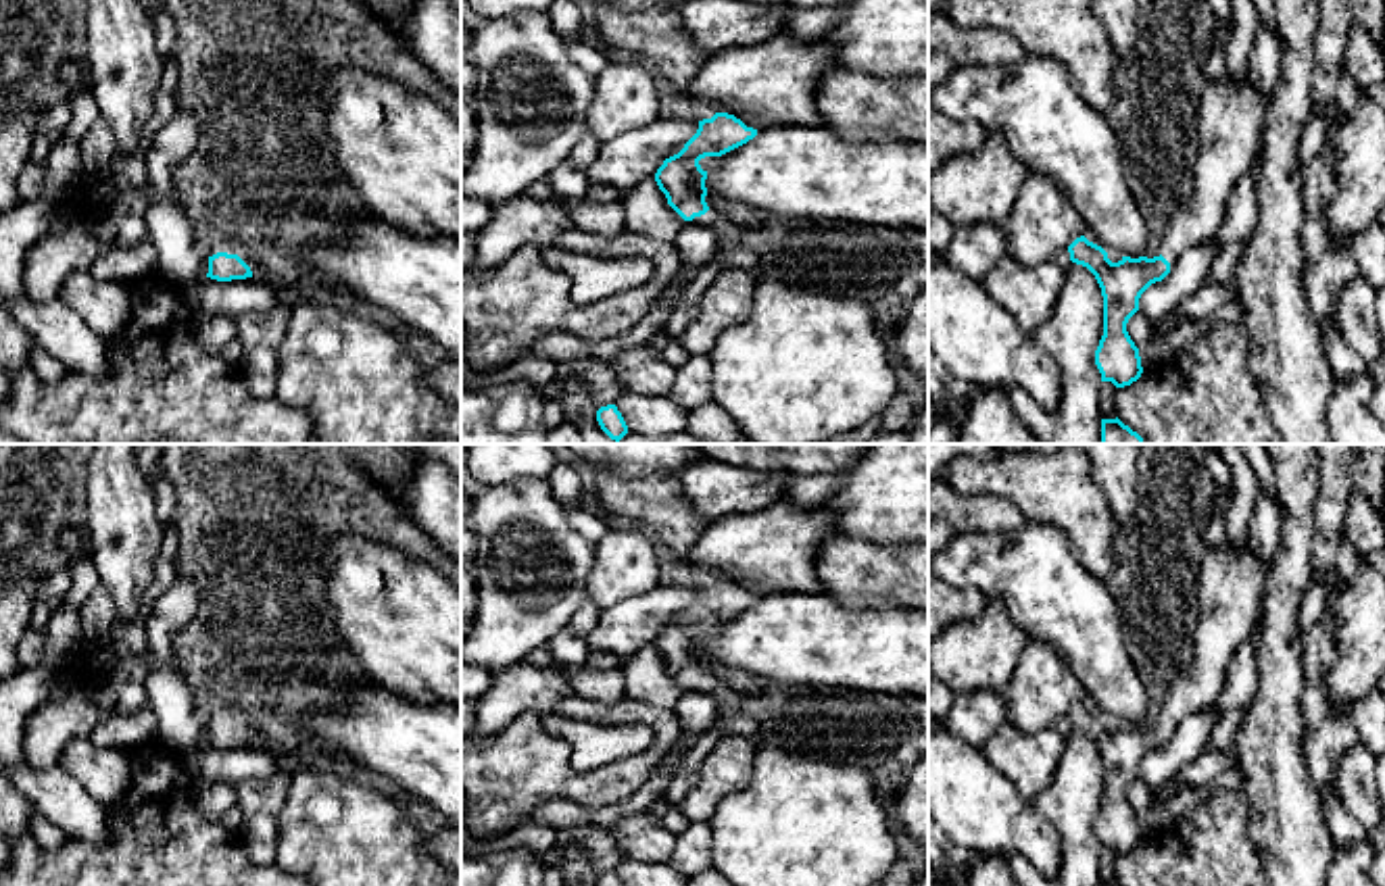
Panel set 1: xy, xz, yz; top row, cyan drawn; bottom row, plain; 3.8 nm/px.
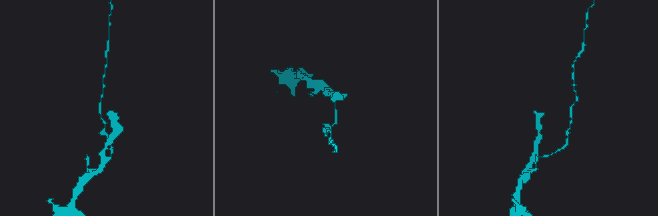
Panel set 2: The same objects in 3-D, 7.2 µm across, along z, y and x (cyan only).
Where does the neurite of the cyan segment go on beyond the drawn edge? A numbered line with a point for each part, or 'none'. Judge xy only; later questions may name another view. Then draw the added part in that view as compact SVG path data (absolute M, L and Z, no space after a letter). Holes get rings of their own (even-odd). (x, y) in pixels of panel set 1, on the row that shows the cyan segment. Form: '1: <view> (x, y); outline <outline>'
1: xy (211, 240); outline M198 225L194 227L194 240L196 240L196 246L204 250L209 256L217 252L238 254L250 267L254 279L261 279L261 281L269 279L261 265L250 263L244 256L244 244L238 238L206 225Z

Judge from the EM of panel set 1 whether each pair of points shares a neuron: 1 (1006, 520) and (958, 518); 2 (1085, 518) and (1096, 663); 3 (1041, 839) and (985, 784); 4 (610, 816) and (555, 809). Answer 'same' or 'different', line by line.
1: same
2: different
3: same
4: same

